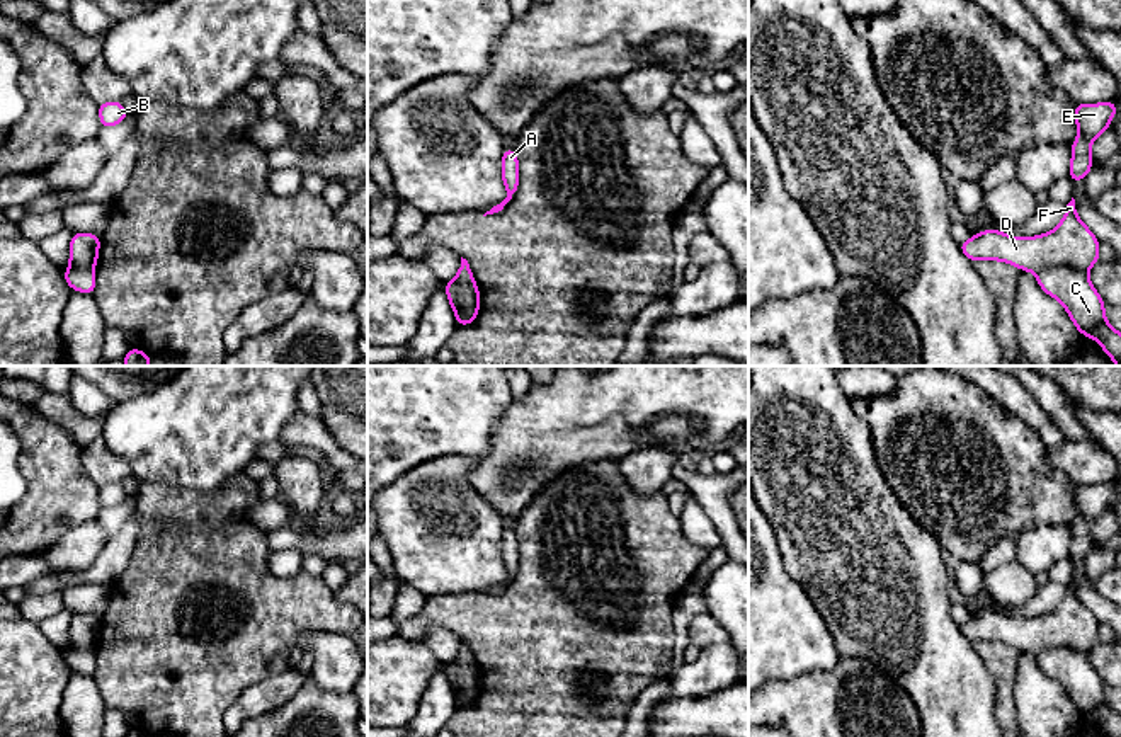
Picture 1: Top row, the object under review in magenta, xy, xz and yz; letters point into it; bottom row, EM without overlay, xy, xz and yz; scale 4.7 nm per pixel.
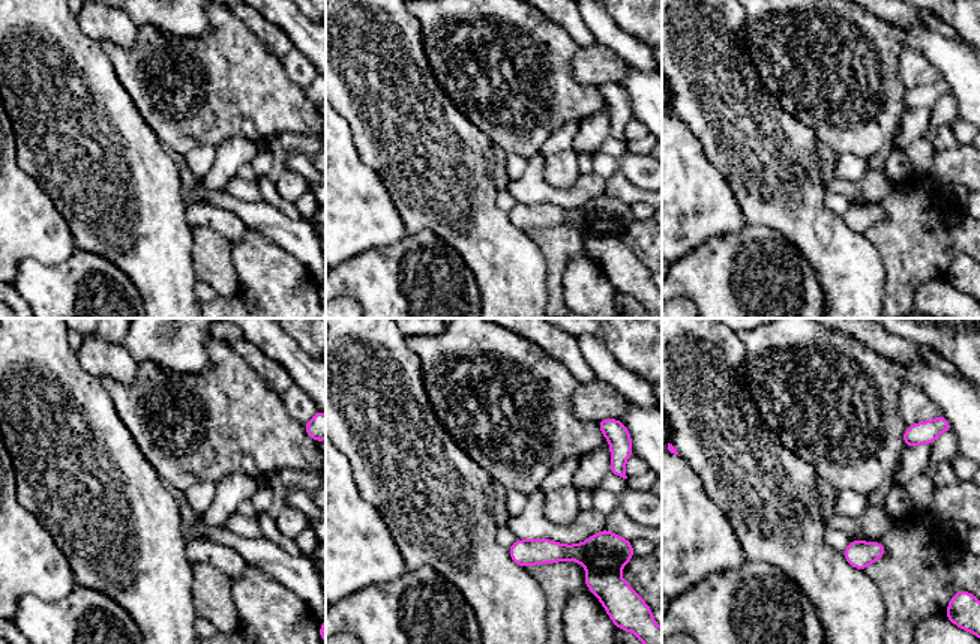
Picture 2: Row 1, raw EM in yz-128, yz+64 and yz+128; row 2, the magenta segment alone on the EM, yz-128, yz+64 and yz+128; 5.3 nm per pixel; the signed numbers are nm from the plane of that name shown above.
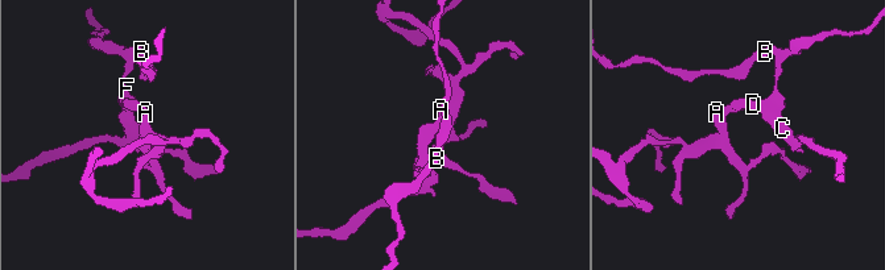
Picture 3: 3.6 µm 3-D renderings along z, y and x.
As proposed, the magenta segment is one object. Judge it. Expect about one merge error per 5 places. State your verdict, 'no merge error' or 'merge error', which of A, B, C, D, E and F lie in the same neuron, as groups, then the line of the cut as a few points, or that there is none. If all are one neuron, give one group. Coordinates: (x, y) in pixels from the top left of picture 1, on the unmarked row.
merge error; A B D E F / C; cut in yz along (1086, 652), (1052, 645), (1036, 656)

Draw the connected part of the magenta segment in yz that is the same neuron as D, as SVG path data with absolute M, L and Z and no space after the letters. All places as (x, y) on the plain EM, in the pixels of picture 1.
M1073 579L1067 586L1063 601L1050 614L1016 620L997 611L985 611L959 625L959 630L973 643L1002 642L1036 655L1060 645L1087 654L1099 642L1099 623L1077 597Z

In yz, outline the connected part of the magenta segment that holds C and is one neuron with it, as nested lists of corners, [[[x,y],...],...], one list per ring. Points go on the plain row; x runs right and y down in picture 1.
[[[1060,645],[1039,652],[1036,660],[1044,674],[1065,688],[1082,717],[1095,720],[1107,737],[1121,737],[1121,715],[1109,706],[1106,683],[1087,654]]]

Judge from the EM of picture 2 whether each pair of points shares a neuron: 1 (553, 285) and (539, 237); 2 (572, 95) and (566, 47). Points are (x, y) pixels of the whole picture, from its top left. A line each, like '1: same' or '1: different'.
1: same
2: same

